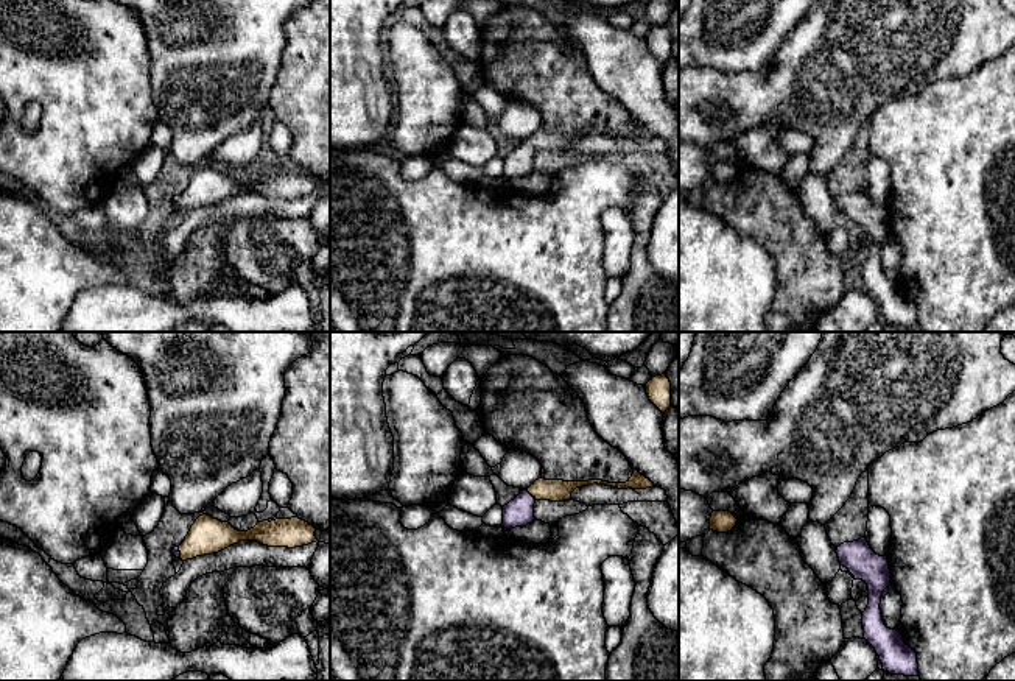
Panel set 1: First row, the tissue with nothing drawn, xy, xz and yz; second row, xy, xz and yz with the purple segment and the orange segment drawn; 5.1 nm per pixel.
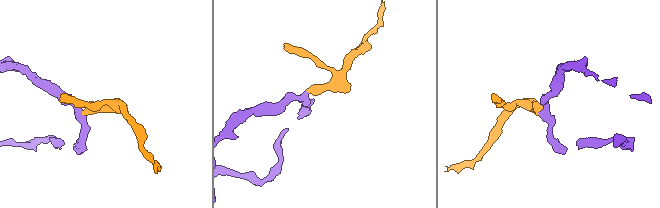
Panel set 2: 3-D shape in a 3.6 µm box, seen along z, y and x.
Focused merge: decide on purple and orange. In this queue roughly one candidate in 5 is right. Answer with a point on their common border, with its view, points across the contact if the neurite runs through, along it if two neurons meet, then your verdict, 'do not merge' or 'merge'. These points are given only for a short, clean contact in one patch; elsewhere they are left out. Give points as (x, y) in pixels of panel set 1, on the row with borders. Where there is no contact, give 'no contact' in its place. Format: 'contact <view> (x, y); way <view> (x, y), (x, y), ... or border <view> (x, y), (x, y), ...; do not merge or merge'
contact xz (530, 494); border xz (525, 490), (536, 499); do not merge

